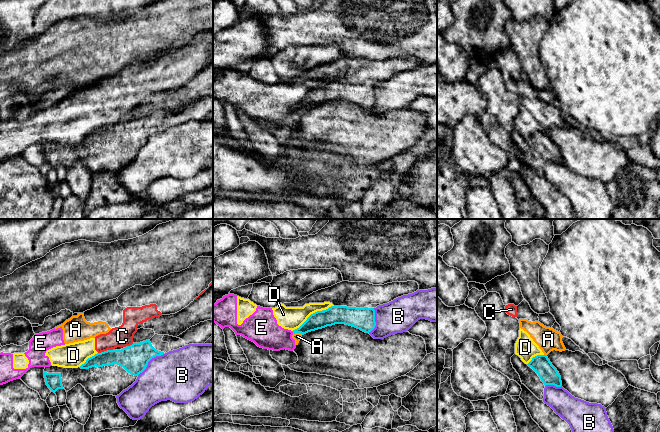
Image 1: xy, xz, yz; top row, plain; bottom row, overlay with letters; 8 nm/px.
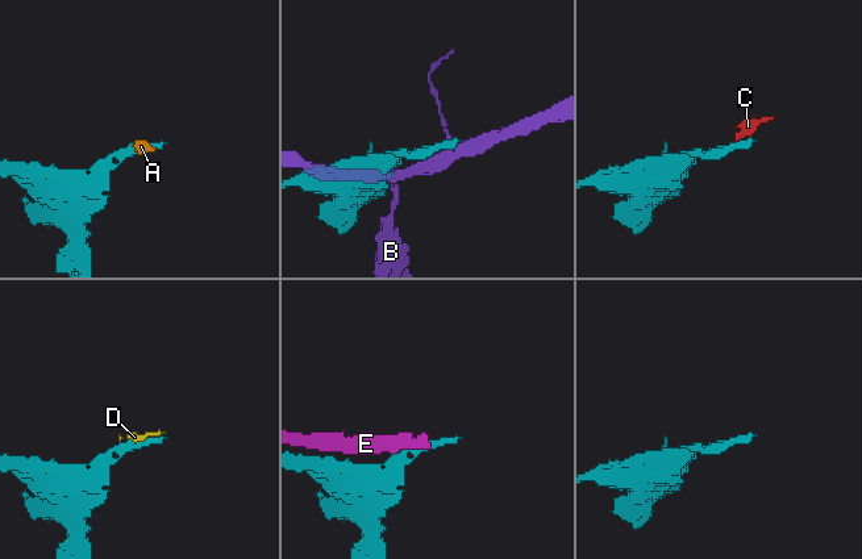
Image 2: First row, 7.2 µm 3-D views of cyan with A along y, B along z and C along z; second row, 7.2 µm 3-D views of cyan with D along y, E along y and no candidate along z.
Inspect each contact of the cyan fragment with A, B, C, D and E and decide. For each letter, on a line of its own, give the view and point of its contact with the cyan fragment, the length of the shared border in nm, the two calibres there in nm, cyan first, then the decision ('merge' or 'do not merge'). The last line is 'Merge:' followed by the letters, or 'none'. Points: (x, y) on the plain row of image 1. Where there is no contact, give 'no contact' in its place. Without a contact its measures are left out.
A: meets cyan in xz at (298, 108); contact 80 nm long; 140 nm thick on the cyan side, 60 nm on the other; do not merge
B: meets cyan in xy at (148, 137); contact 280 nm long; 220 nm thick on the cyan side, 400 nm on the other; do not merge
C: meets cyan in xy at (105, 127); contact 120 nm long; 220 nm thick on the cyan side, 170 nm on the other; do not merge
D: meets cyan in xz at (307, 95); contact 300 nm long; 150 nm thick on the cyan side, 190 nm on the other; do not merge
E: meets cyan in xz at (292, 107); contact 30 nm long; 140 nm thick on the cyan side, 260 nm on the other; do not merge
Merge: none

